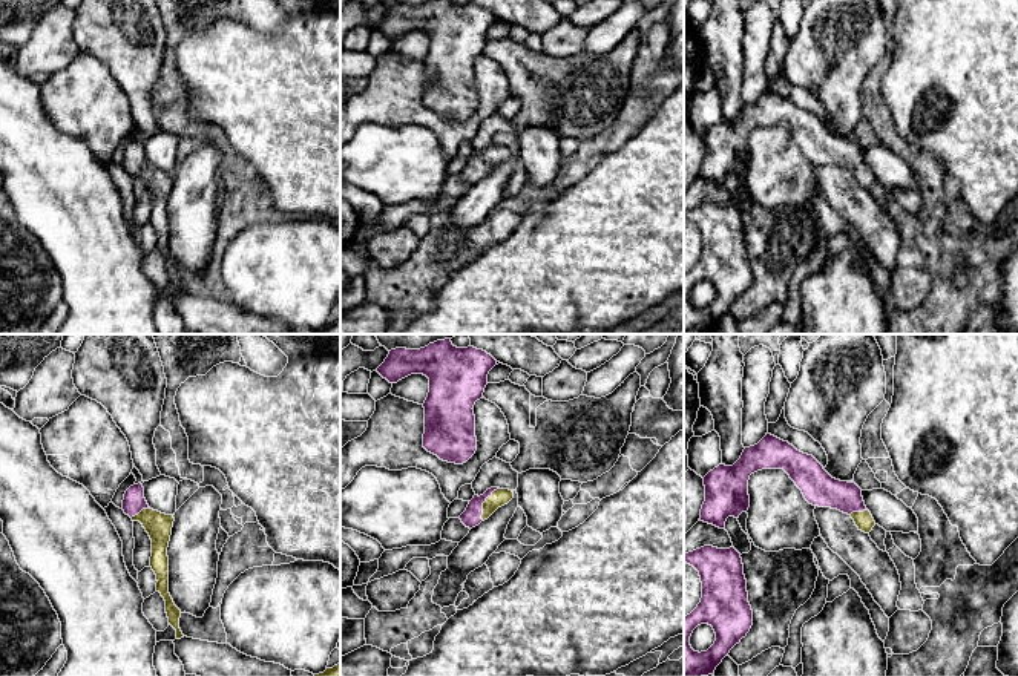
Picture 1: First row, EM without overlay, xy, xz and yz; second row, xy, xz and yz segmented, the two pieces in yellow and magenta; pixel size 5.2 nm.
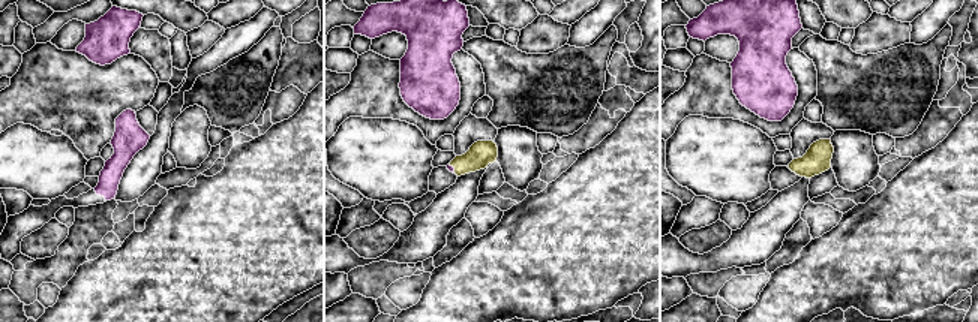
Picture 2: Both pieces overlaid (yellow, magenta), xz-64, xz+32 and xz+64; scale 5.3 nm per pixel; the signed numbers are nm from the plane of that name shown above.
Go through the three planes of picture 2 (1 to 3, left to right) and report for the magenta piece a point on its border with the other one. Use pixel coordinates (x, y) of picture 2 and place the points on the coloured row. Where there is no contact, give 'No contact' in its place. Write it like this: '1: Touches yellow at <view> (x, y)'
1: No contact
2: Touches yellow at xz+32 (453, 166)
3: No contact

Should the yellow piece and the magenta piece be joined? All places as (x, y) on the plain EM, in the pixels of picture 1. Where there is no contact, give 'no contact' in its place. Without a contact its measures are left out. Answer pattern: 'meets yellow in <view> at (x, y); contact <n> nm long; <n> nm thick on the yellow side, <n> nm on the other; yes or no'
meets yellow in xz at (483, 160); contact 200 nm long; 90 nm thick on the yellow side, 100 nm on the other; yes

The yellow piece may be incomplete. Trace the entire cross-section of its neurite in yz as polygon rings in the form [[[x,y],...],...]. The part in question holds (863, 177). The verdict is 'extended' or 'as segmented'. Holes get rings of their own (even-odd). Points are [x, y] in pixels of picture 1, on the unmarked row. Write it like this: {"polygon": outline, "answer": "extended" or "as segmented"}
{"polygon": [[[771,90],[745,104],[733,123],[719,121],[704,133],[705,158],[699,176],[725,185],[728,173],[747,169],[750,132],[762,126],[783,126],[809,161],[848,170],[859,187],[869,190],[875,182],[855,139],[832,135],[813,112]]], "answer": "extended"}

